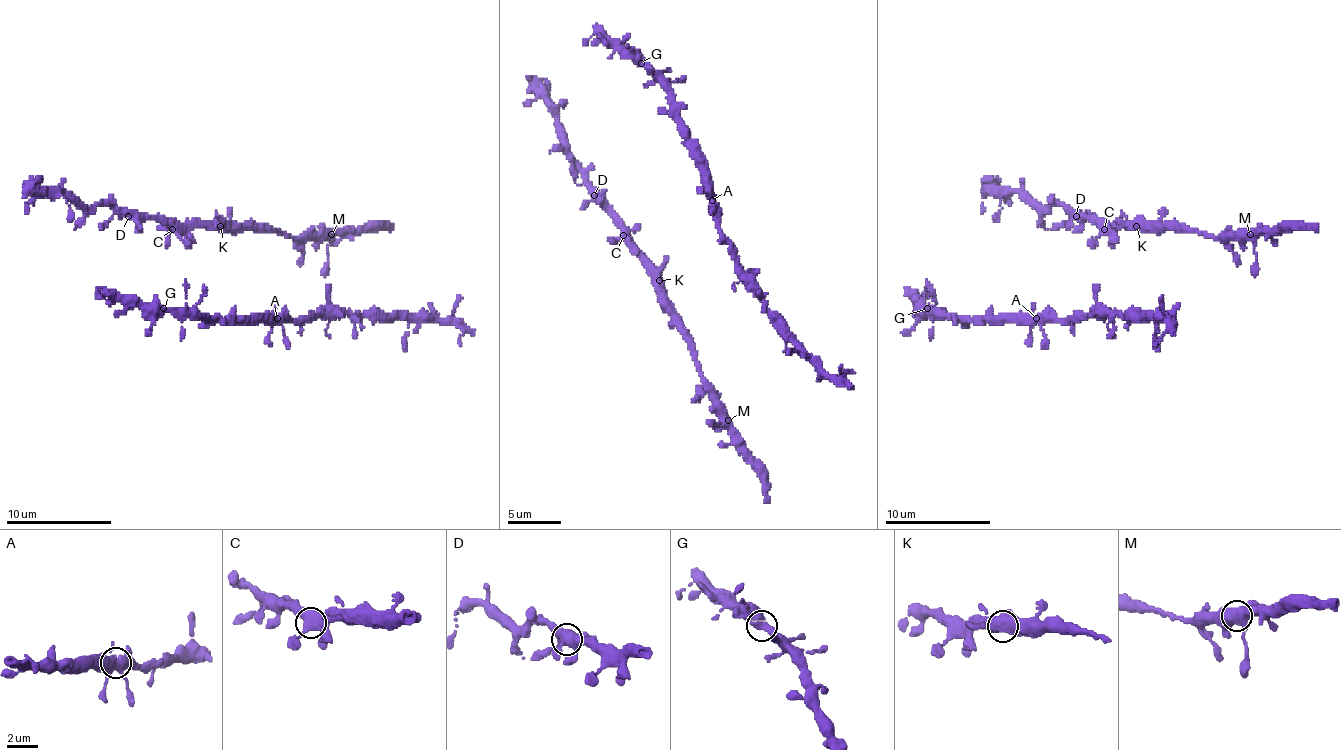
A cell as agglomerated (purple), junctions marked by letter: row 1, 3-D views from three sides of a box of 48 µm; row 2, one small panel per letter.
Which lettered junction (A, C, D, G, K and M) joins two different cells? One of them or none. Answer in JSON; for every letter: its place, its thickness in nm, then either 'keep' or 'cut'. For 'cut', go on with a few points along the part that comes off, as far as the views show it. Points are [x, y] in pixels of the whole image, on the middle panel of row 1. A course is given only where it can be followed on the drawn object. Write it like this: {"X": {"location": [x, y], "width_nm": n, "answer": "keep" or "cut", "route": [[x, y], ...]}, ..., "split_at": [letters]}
{"A": {"location": [712, 200], "width_nm": 440, "answer": "keep"}, "C": {"location": [623, 235], "width_nm": 400, "answer": "keep"}, "D": {"location": [594, 195], "width_nm": 380, "answer": "keep"}, "G": {"location": [641, 63], "width_nm": 440, "answer": "keep"}, "K": {"location": [659, 280], "width_nm": 400, "answer": "keep"}, "M": {"location": [728, 420], "width_nm": 400, "answer": "keep"}, "split_at": []}

